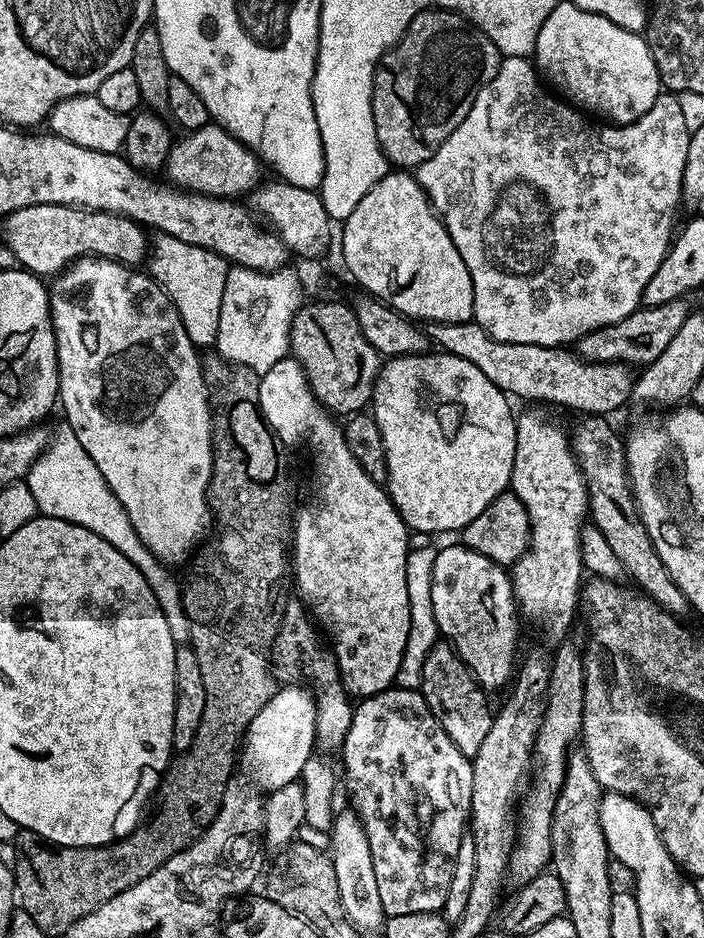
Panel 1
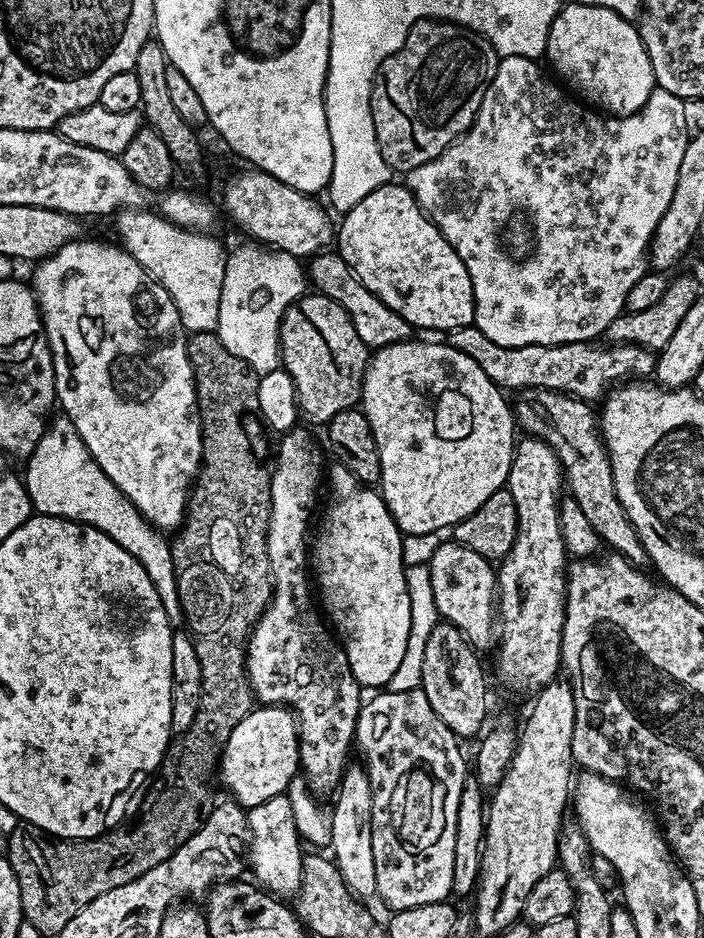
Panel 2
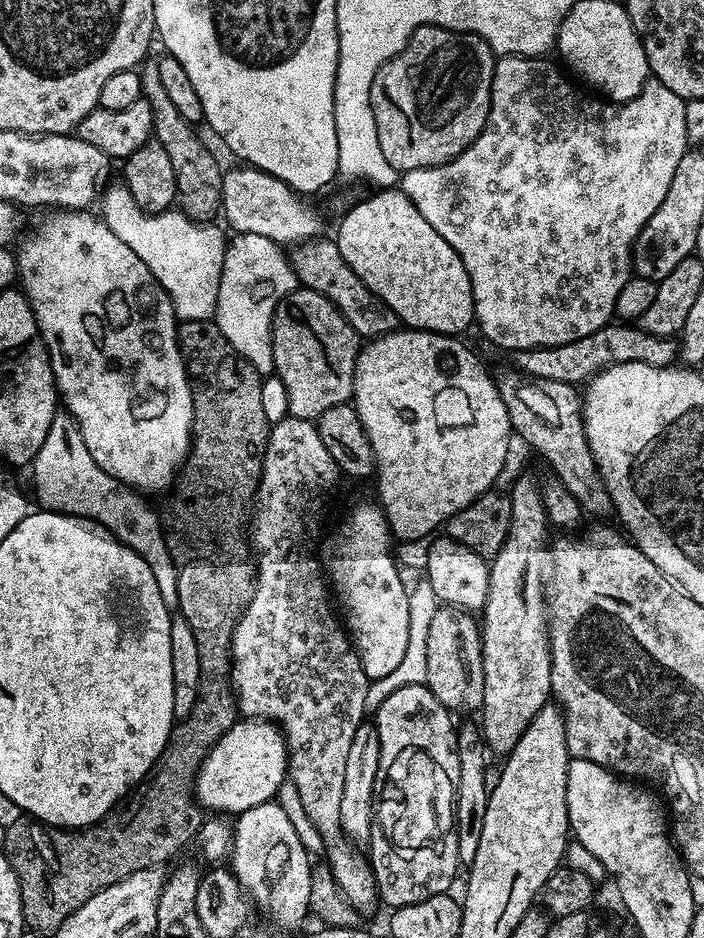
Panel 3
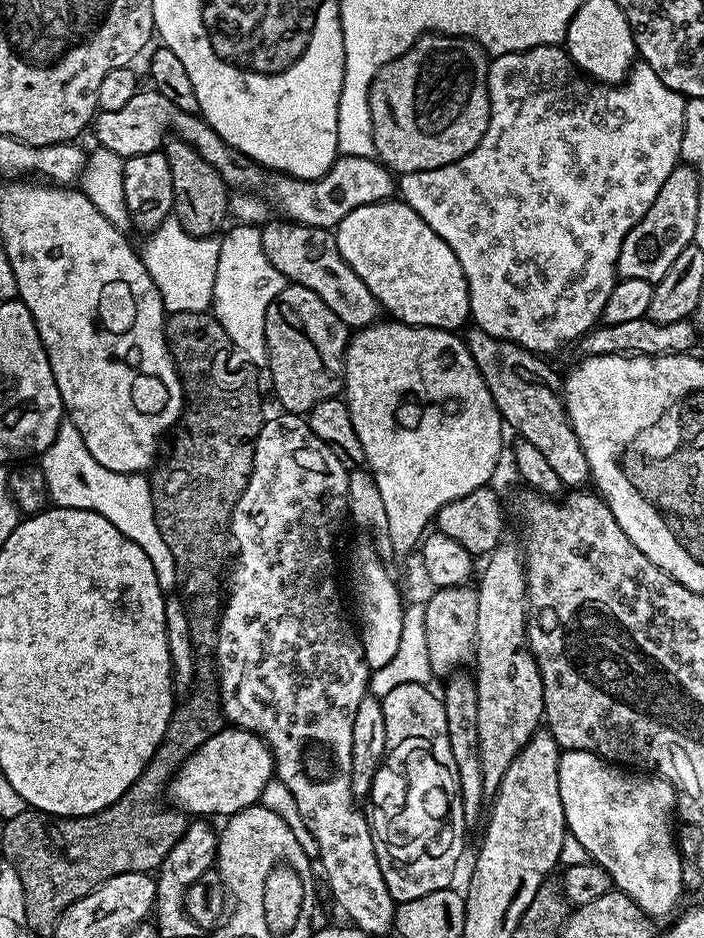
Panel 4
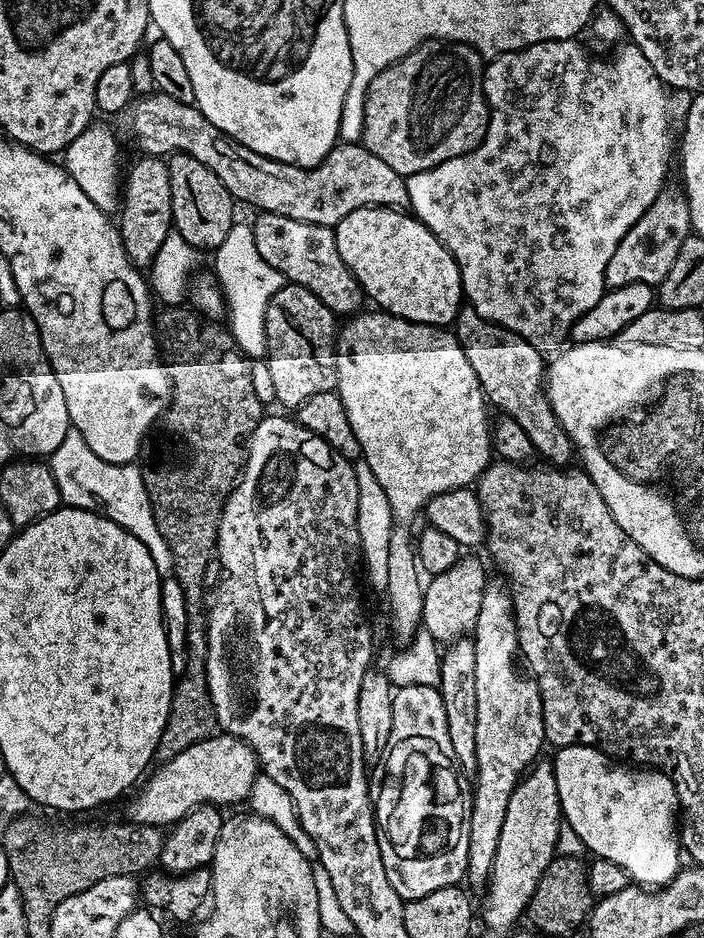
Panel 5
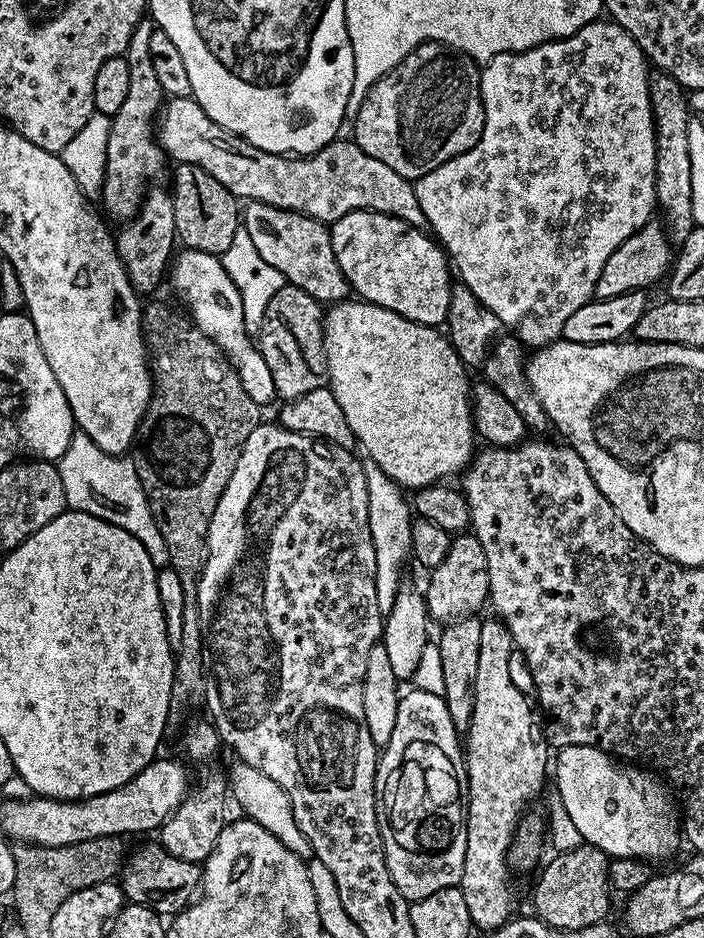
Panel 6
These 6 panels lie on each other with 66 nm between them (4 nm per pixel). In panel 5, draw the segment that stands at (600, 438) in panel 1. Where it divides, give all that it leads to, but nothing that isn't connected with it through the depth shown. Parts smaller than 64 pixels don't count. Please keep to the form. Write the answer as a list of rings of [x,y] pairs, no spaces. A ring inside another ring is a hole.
[[[471,306],[461,307],[454,325],[456,341],[462,346],[485,397],[497,413],[514,418],[518,426],[530,437],[533,453],[545,456],[552,466],[568,466],[574,460],[572,440],[558,422],[548,401],[546,391],[546,356],[526,338],[482,318]]]

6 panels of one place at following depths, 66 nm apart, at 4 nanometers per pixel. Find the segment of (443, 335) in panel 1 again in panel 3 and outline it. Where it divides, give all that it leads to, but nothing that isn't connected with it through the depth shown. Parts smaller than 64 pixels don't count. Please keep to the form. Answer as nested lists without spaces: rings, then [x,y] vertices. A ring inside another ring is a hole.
[[[610,322],[606,327],[594,330],[594,334],[586,334],[586,338],[578,338],[553,348],[525,348],[517,351],[515,356],[515,367],[527,376],[580,386],[615,364],[646,362],[650,366],[669,367],[677,359],[678,344],[675,339],[652,336],[628,322]]]

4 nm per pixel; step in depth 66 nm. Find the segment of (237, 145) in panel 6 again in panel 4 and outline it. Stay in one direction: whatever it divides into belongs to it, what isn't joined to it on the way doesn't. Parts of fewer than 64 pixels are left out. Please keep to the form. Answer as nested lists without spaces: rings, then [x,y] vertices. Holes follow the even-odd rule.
[[[136,91],[134,98],[130,98],[130,102],[126,102],[126,106],[119,110],[97,111],[94,129],[96,128],[95,143],[99,147],[114,150],[114,154],[127,158],[157,151],[169,134],[175,134],[196,148],[198,154],[224,179],[229,189],[262,194],[275,211],[277,208],[278,211],[285,212],[289,221],[311,228],[335,229],[342,218],[350,214],[350,210],[363,204],[377,204],[393,199],[397,191],[398,184],[393,173],[370,156],[340,156],[332,164],[332,169],[317,180],[299,180],[284,172],[266,171],[249,156],[233,152],[232,147],[204,121],[203,116],[178,110],[178,106],[174,106],[170,98],[162,98],[160,92],[144,91]]]

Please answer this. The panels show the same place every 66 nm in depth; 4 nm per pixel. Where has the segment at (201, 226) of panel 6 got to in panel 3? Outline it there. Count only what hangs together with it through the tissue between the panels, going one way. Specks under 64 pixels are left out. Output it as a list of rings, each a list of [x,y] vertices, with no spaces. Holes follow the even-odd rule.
[[[148,63],[139,69],[143,99],[150,102],[153,137],[165,147],[175,170],[179,211],[186,213],[196,223],[211,223],[221,211],[223,169],[196,134],[197,129],[189,124],[188,120],[182,118],[175,105],[172,105],[158,74],[156,63]]]

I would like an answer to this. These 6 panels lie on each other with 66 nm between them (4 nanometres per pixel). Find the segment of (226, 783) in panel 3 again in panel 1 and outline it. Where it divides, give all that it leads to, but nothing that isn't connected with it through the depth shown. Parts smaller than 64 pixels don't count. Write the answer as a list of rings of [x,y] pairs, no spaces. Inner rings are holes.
[[[280,686],[276,693],[258,710],[258,718],[250,722],[242,741],[242,768],[248,771],[247,779],[257,789],[265,793],[278,790],[287,784],[297,783],[303,774],[306,760],[312,756],[316,743],[316,701],[309,689],[304,686]]]

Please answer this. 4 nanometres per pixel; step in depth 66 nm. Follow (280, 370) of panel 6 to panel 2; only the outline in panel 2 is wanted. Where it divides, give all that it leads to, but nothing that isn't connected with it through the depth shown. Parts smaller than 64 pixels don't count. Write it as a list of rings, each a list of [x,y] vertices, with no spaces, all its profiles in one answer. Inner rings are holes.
[[[305,294],[295,300],[282,314],[280,358],[296,387],[299,415],[303,419],[305,416],[309,425],[327,425],[334,414],[342,414],[342,410],[361,403],[370,350],[358,338],[350,314],[338,302],[319,294]]]

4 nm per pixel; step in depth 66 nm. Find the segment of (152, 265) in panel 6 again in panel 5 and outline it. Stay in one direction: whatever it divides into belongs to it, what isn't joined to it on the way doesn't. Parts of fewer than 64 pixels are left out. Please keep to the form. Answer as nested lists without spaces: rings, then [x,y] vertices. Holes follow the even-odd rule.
[[[141,155],[139,159],[140,161],[129,172],[127,169],[126,179],[122,184],[122,207],[118,212],[118,217],[120,216],[118,227],[122,246],[132,265],[141,270],[148,270],[151,269],[158,250],[166,242],[168,235],[174,231],[171,216],[170,174],[167,163],[159,156]]]

